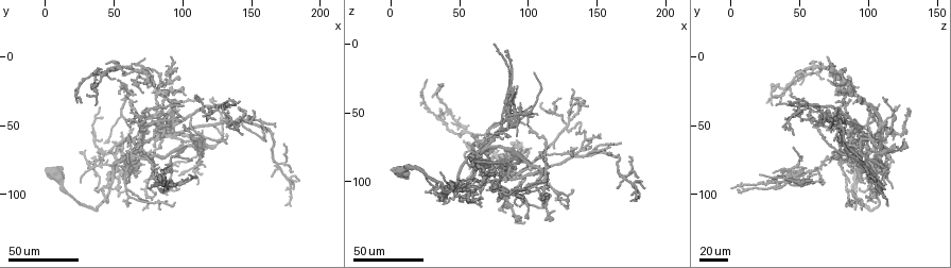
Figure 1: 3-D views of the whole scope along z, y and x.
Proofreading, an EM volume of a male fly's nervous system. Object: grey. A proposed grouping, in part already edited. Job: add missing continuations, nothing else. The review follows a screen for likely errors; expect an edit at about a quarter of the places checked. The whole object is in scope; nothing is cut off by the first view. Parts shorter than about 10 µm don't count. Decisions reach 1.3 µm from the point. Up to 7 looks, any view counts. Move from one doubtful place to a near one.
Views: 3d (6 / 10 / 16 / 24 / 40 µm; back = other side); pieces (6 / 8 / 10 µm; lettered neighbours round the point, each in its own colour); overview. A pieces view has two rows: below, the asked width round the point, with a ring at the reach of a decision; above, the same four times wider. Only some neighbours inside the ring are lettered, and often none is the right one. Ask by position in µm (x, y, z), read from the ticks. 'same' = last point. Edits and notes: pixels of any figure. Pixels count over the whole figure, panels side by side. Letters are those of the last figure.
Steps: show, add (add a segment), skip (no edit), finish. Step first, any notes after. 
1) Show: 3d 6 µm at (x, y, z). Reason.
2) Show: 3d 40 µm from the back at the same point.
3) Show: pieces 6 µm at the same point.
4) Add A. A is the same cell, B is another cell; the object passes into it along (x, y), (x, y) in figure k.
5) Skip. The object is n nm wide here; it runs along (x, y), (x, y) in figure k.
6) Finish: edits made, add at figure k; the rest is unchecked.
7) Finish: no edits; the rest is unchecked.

Show: 3d 24 µm at (166, 52, 70). An open end.

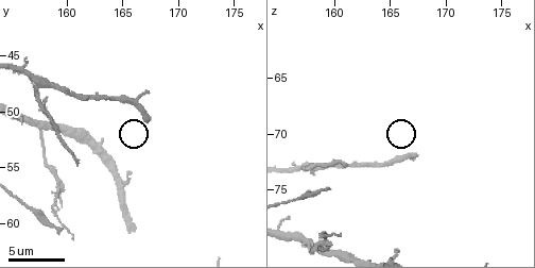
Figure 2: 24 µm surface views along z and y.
Show: 3d 10 µm at (167.2, 51.0, 72.0). Closer look.

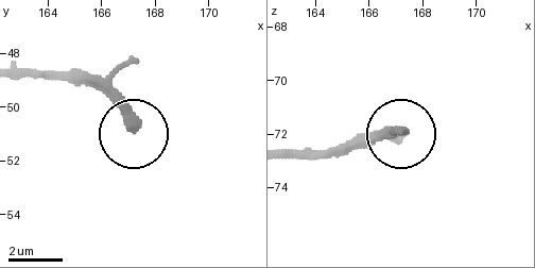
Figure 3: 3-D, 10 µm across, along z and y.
Show: pieces 8 µm at (167.2, 50.7, 71.9).

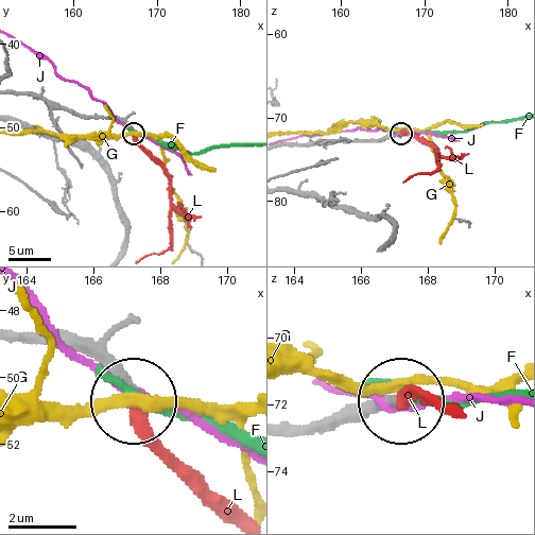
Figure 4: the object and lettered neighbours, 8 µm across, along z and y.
Add L. The object is 330 nm wide here; L is the same cell, F, G and J are other cells; the object passes into it along (340, 426), (399, 398), (434, 398) in figure 4; the cell continues.

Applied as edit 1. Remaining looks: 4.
Show: 3d 40 µm at (82, 34, 82). Branch stops here.

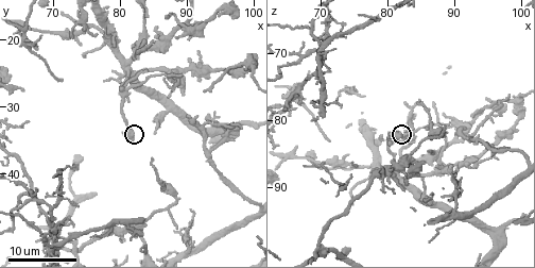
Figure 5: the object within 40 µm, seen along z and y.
Show: pieces 6 µm at (82.0, 35.0, 82.5).

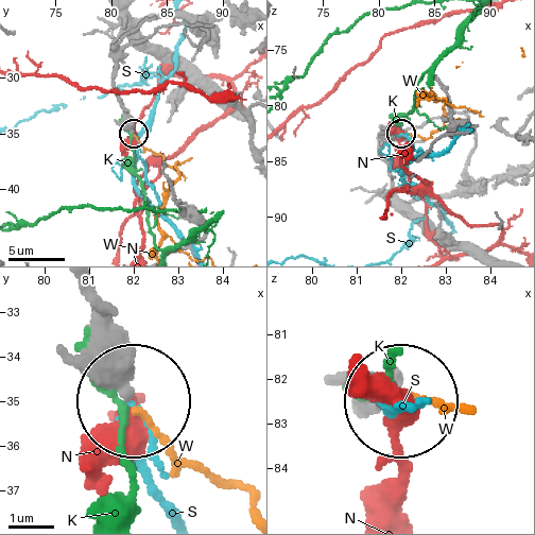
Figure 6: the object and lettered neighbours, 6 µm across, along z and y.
Skip. K, N, S and W are other cells; it runs along (81, 290), (99, 359), (126, 389) in figure 6; no lettered segment goes on from it.

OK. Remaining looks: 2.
Show: 3d 40 µm at (96, 36, 128). End of a long branch.

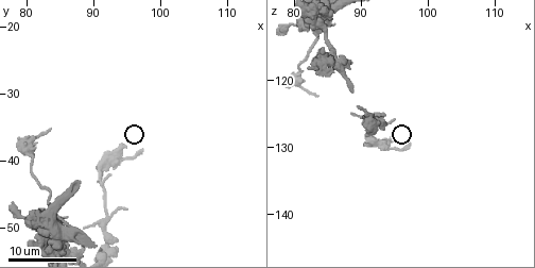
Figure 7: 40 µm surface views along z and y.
Show: pieces 6 µm at (97.5, 38.5, 130.0).

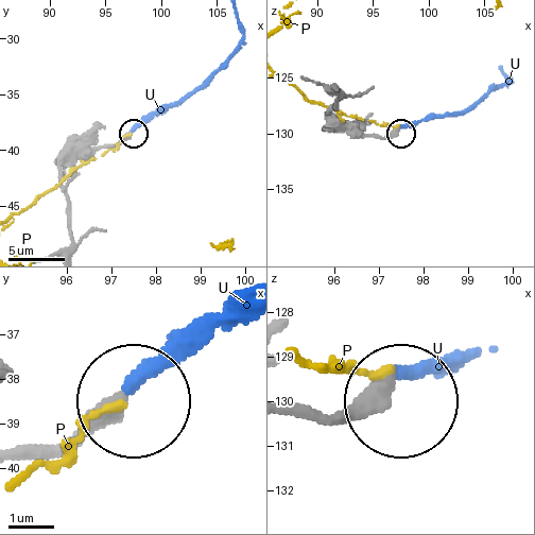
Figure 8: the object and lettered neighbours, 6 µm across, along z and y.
Skip. P and U are other cells; it runs along (288, 409), (387, 401) in figure 8; no lettered segment goes on from it.

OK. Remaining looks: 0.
Finish: edits made, add at figure 4; the rest is unchecked.

